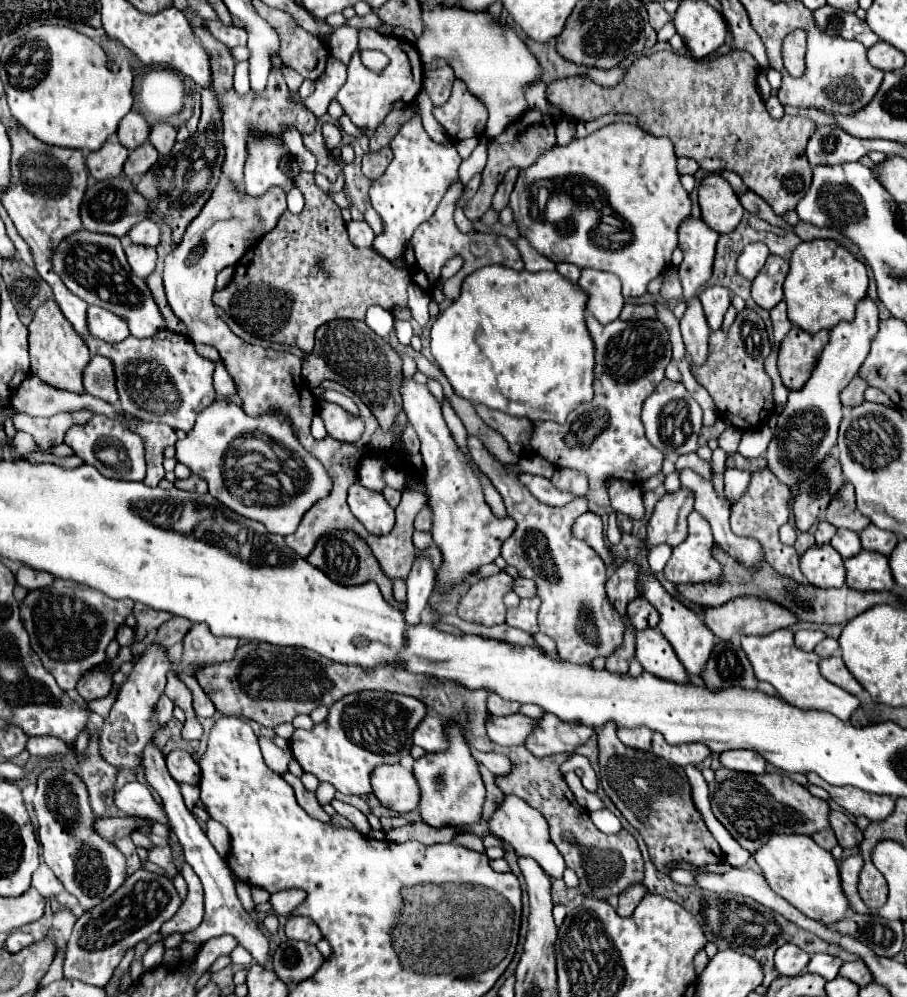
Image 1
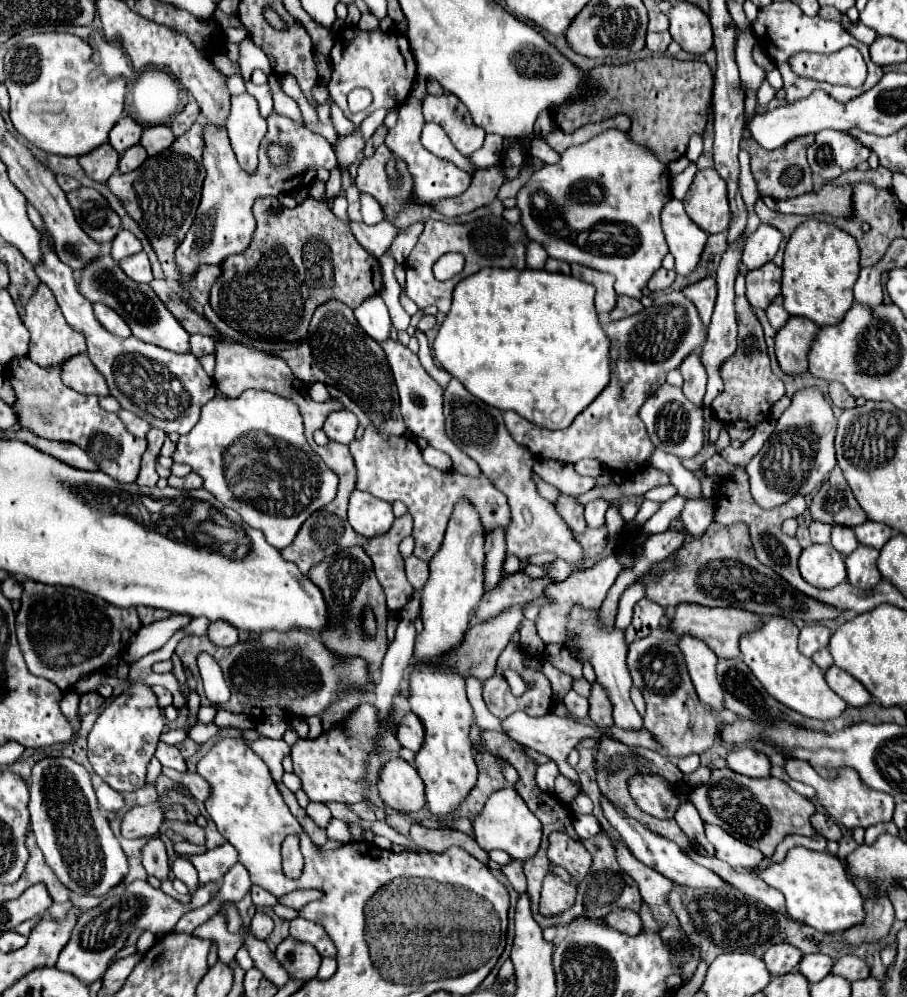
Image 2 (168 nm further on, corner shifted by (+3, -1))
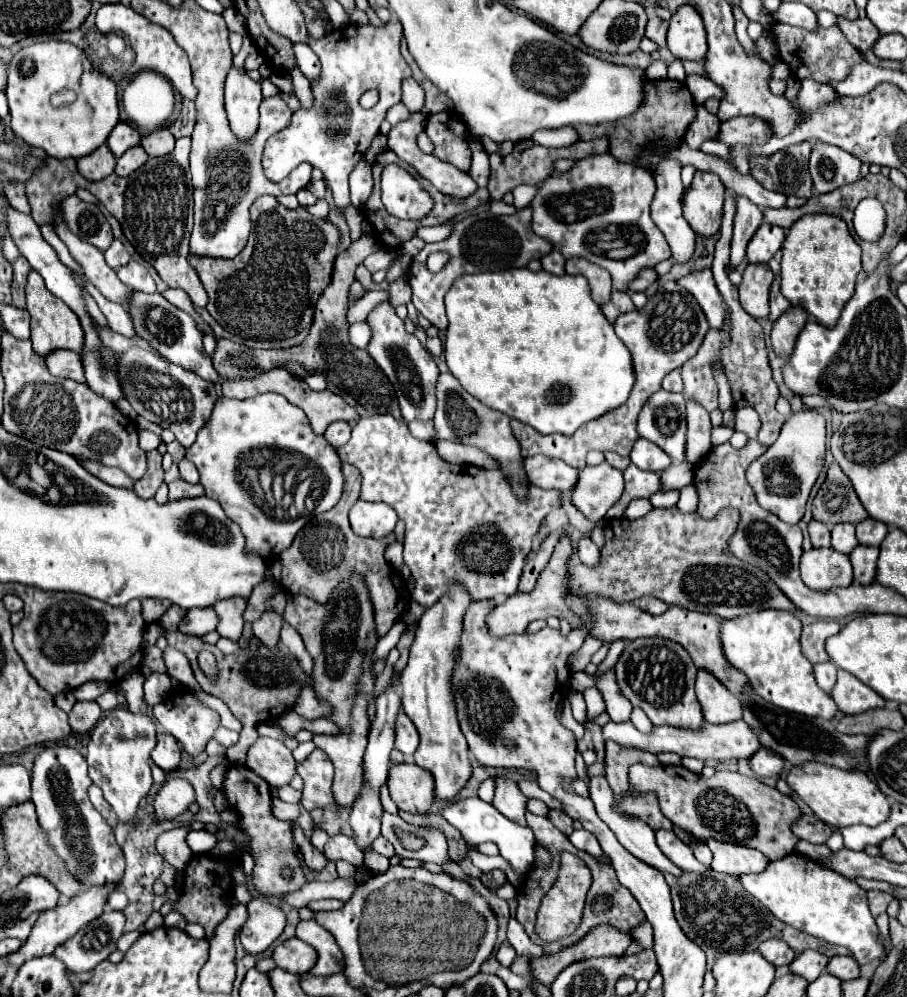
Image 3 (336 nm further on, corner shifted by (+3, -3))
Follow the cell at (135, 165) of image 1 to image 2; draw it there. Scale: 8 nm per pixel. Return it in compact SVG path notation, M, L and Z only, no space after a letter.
M134 145L130 149L126 149L122 155L120 155L120 163L118 163L118 171L120 173L130 173L134 169L138 169L144 159L146 159L146 149L142 145Z

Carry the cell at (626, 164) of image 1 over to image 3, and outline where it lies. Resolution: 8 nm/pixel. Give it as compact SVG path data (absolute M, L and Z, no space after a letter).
M610 153L588 155L578 159L576 165L566 173L552 173L538 187L536 197L532 199L532 231L552 243L564 259L586 259L594 265L600 265L610 271L612 285L618 291L628 291L628 283L632 283L638 273L646 267L656 267L656 263L670 259L670 247L664 239L664 233L650 219L650 203L654 199L656 181L652 173L644 167L620 163Z

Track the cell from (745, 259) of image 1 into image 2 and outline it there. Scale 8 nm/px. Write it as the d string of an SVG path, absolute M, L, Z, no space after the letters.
M760 225L752 235L748 235L746 239L746 247L744 247L744 255L742 255L742 263L748 269L758 269L764 263L772 261L774 255L778 253L780 241L782 241L782 233L776 227L770 225Z

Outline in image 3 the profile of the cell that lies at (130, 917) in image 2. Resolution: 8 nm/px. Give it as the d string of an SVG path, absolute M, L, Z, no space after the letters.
M104 911L98 919L84 925L76 937L60 945L54 957L72 973L92 971L116 951L116 941L124 935L124 923L126 917L122 911Z

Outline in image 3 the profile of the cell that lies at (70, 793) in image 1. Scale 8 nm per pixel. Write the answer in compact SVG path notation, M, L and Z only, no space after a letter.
M70 747L44 749L32 769L32 803L36 805L38 825L48 837L48 845L64 861L66 869L86 887L118 885L124 877L124 855L114 839L112 827L92 807L88 799L88 787L92 779L88 775L86 759Z

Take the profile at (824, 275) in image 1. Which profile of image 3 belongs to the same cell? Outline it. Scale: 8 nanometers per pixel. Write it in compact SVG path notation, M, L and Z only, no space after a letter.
M808 215L798 219L782 245L781 293L792 307L808 311L822 327L836 327L844 303L852 297L856 275L860 273L860 245L848 225L834 215Z

